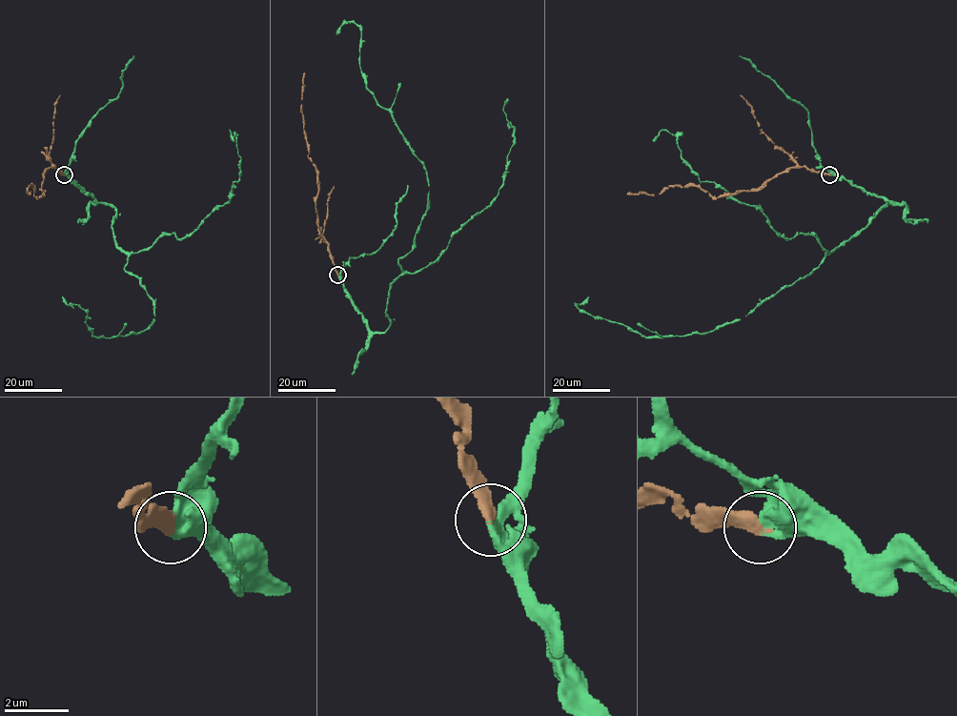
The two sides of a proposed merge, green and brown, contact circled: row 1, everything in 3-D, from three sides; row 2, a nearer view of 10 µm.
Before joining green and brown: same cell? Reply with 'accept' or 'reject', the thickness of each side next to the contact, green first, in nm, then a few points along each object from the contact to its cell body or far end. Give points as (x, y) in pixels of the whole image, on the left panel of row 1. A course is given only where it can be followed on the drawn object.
accept | 380/400 nm | green via (64, 174), (115, 209), (115, 245), (152, 297), (154, 319), (139, 333), (95, 337), (87, 313), (62, 296) | brown via (64, 174), (50, 167), (44, 173), (44, 193), (36, 197), (30, 186), (27, 194), (30, 194)

